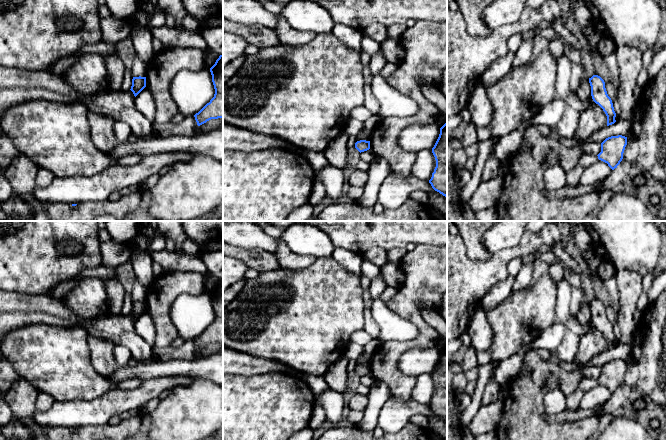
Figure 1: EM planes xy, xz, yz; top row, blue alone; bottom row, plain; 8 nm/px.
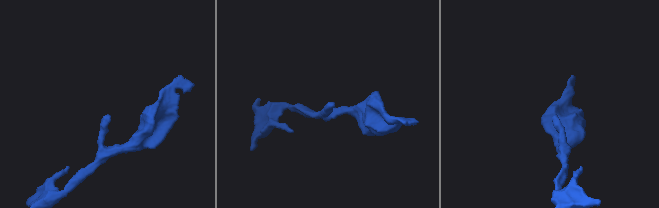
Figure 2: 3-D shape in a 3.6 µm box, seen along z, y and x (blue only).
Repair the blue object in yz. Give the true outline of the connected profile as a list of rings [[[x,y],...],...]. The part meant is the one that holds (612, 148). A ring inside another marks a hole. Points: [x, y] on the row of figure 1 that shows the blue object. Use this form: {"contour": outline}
{"contour": [[[618,135],[606,138],[601,143],[601,152],[598,159],[607,163],[614,170],[623,159],[623,153],[627,145],[627,137]]]}

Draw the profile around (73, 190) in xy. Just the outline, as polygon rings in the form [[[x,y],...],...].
[[[184,152],[158,153],[144,156],[133,166],[111,166],[89,177],[55,177],[44,187],[36,186],[32,195],[43,205],[54,203],[80,204],[105,201],[117,191],[137,187],[164,166],[187,162],[195,154]]]

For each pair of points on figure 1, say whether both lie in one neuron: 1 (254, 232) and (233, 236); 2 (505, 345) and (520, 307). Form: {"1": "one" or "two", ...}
{"1": "one", "2": "one"}

